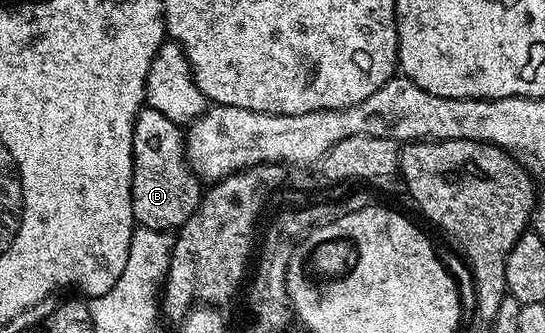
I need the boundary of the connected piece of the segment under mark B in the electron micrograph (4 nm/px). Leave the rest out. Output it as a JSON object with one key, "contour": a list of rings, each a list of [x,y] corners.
{"contour":[[[144,107],[135,120],[133,137],[133,215],[145,229],[177,231],[197,211],[201,200],[200,178],[187,164],[185,133],[174,121],[165,119],[161,111]]]}

